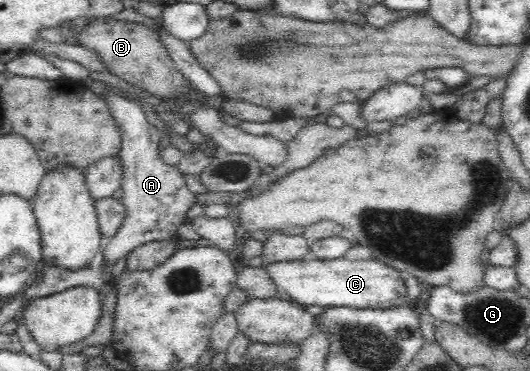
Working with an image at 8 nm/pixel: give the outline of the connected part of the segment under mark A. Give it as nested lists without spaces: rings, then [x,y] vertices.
[[[113,91],[102,96],[120,129],[121,151],[123,163],[123,180],[121,199],[125,206],[126,217],[111,242],[103,247],[98,258],[109,268],[118,259],[126,257],[140,245],[150,241],[176,239],[179,227],[188,222],[189,208],[196,203],[196,194],[187,186],[183,175],[176,167],[167,167],[159,160],[159,139],[163,135],[161,126],[149,116],[140,104],[126,94]]]

